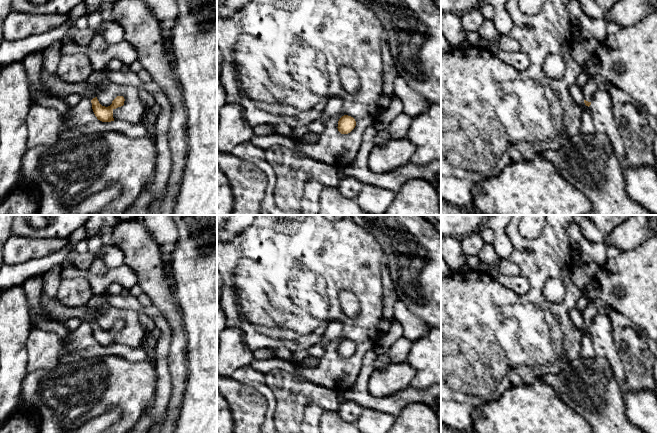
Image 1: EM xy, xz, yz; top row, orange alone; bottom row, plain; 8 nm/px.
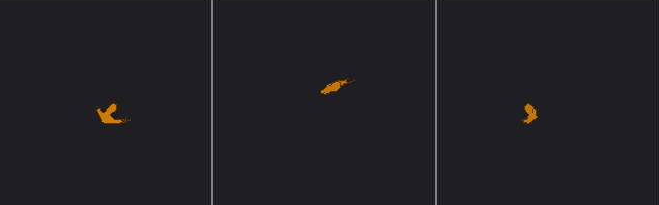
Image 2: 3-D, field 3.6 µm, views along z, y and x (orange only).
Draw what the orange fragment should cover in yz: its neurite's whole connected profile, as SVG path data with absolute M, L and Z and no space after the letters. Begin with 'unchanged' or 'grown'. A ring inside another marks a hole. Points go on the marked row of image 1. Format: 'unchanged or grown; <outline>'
grown; M589 78L587 83L582 87L584 95L584 103L586 106L591 105L591 100L595 92L598 90L598 84L596 78Z

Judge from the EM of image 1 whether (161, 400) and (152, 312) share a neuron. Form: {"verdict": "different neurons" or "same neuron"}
{"verdict": "same neuron"}

